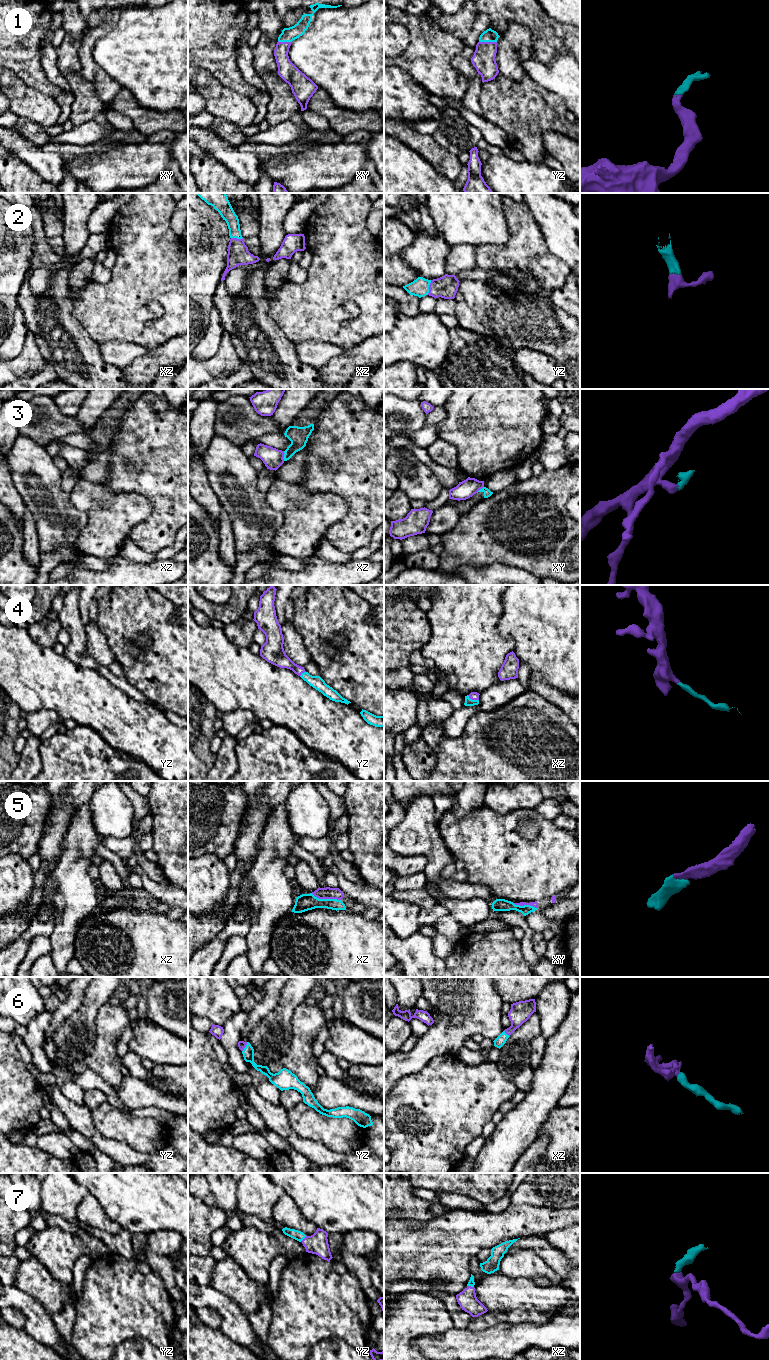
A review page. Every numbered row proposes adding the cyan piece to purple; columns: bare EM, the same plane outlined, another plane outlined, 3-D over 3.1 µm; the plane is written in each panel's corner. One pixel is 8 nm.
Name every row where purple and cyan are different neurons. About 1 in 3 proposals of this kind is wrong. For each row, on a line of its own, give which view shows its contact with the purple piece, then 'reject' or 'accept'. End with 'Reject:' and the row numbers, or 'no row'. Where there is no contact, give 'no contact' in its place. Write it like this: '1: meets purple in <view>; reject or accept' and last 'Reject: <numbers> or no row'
1: meets purple in yz; accept
2: meets purple in yz; accept
3: meets purple in xz; reject
4: meets purple in xz; accept
5: meets purple in xz; accept
6: meets purple in yz; accept
7: meets purple in xz; accept
Reject: 3

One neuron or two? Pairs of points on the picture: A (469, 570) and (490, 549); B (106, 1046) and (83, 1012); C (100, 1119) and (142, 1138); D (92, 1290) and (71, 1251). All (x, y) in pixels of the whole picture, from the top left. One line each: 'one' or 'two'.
A: two
B: two
C: one
D: two

